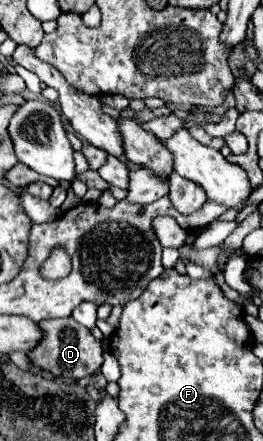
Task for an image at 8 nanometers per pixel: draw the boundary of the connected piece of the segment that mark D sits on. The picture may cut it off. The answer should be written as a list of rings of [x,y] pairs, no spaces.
[[[72,317],[66,319],[46,319],[40,321],[40,327],[44,331],[44,339],[40,341],[40,347],[30,351],[30,361],[42,369],[52,371],[58,377],[72,377],[82,379],[86,375],[92,375],[102,365],[102,347],[100,341],[96,341],[84,325],[74,321]]]

